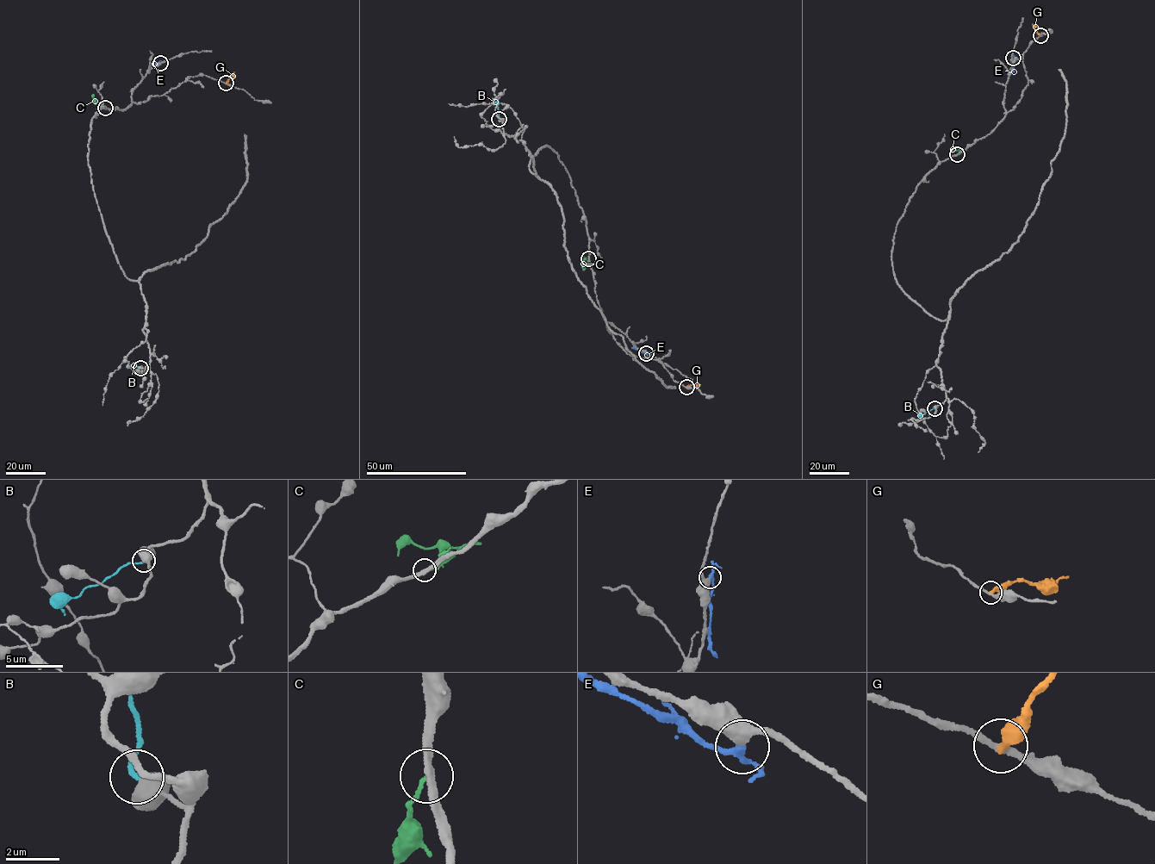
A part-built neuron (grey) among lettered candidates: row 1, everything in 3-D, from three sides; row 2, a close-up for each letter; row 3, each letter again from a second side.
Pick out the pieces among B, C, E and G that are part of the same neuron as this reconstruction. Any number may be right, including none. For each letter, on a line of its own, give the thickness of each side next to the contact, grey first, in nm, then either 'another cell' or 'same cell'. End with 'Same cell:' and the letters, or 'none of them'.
B: 480/160 nm | same cell
C: 300/130 nm | same cell
E: 440/240 nm | another cell
G: 220/440 nm | another cell
Same cell: B, C

